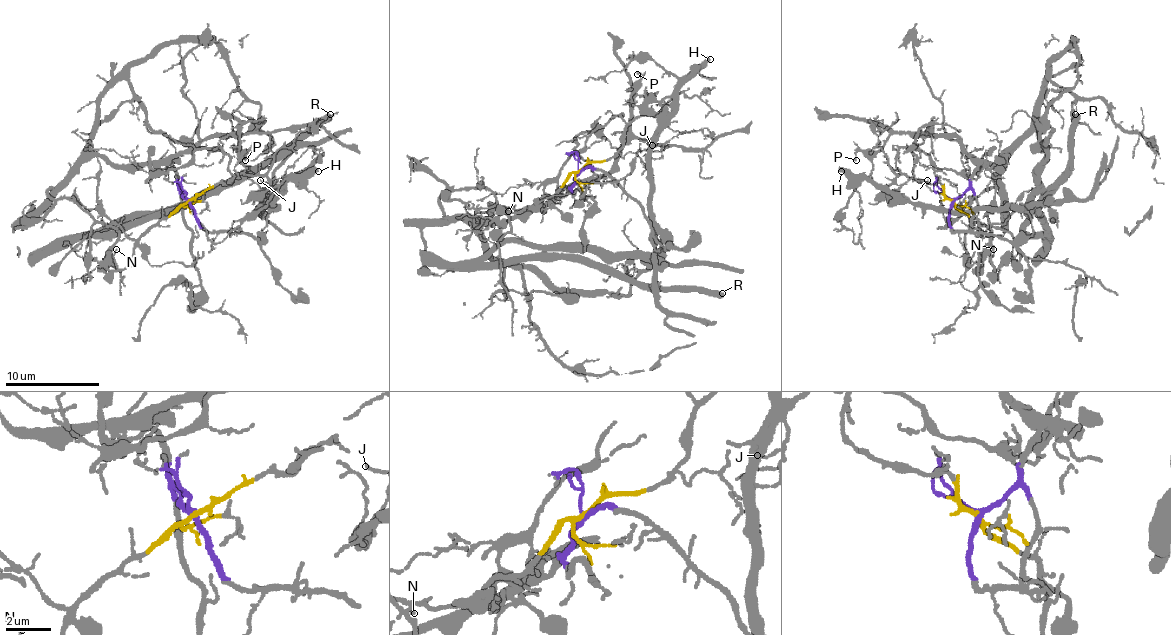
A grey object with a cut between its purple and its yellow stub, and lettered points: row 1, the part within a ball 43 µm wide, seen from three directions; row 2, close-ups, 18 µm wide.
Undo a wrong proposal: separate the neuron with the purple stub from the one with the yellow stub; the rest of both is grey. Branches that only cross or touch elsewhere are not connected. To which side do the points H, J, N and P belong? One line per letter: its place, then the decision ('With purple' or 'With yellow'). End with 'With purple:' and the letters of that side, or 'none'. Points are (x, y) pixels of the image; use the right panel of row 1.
H: Place: (841, 171). With yellow
J: Place: (927, 180). With yellow
N: Place: (993, 249). With yellow
P: Place: (856, 160). With purple
With purple: P

